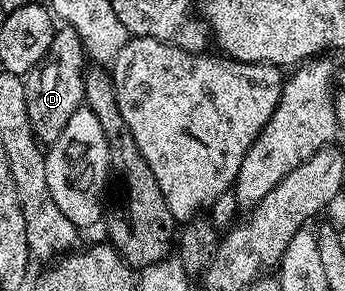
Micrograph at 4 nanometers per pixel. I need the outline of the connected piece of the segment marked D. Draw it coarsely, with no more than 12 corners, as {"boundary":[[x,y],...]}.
{"boundary":[[61,25],[35,72],[26,113],[41,147],[84,106],[86,57]]}

